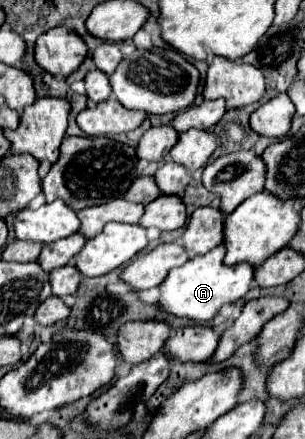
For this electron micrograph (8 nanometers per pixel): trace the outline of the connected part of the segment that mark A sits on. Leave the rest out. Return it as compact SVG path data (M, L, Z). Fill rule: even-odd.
M217 245L215 249L211 249L211 253L193 257L185 265L171 269L167 279L159 285L161 309L173 313L175 317L187 317L199 323L207 323L225 303L235 303L243 295L247 295L255 279L255 269L251 269L251 265L223 265L223 253L223 245Z

